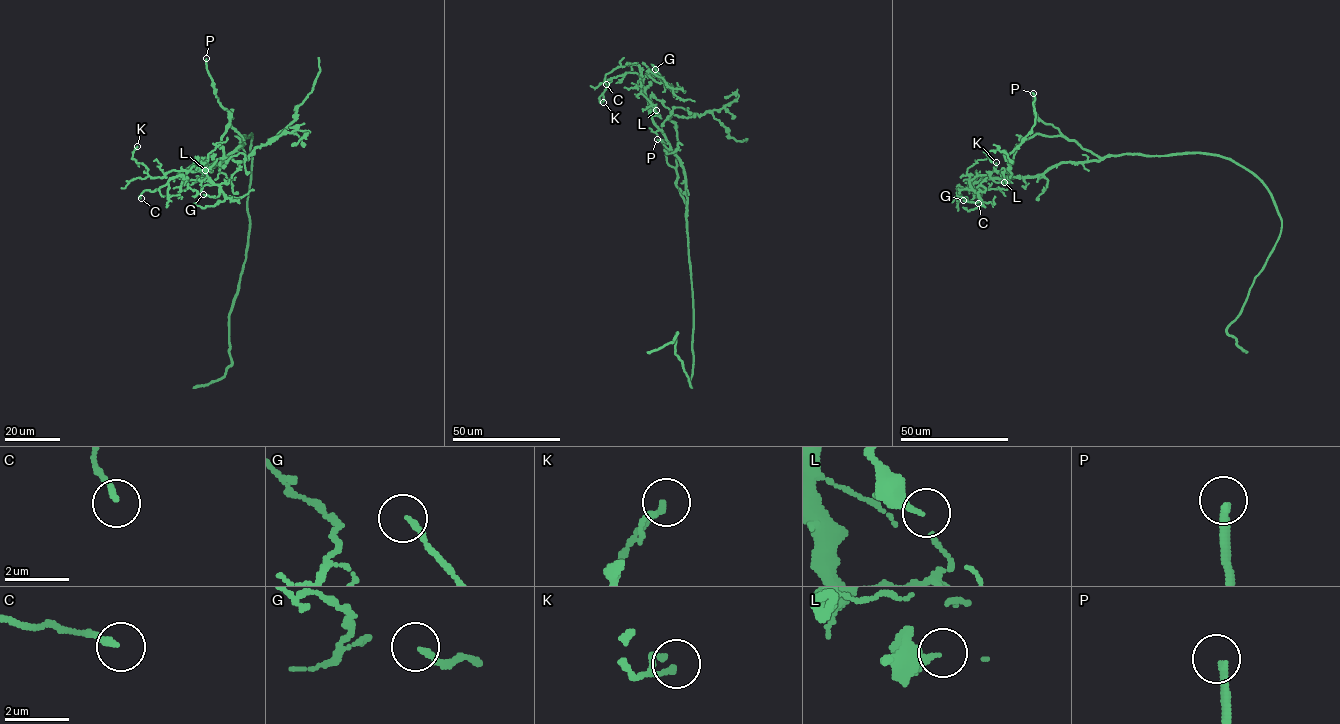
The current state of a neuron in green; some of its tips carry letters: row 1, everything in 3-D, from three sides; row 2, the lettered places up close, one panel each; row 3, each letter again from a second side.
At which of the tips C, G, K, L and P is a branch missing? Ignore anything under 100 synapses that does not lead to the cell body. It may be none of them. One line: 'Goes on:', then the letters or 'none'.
Goes on: P

